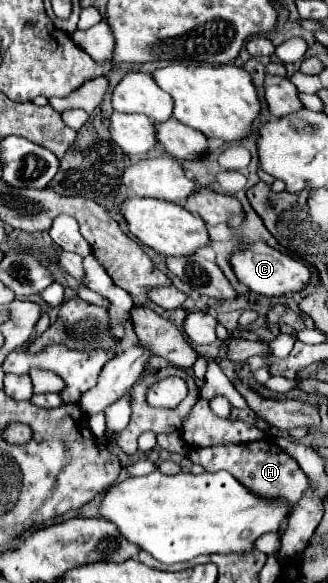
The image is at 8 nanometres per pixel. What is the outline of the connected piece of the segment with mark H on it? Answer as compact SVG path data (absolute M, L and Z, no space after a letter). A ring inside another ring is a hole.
M254 441L254 443L242 443L242 445L214 445L204 449L192 449L188 453L192 463L202 465L206 471L228 471L232 473L242 485L252 489L258 495L264 497L286 497L290 501L290 507L298 503L302 493L308 487L306 475L298 467L298 463L288 457L274 441Z

